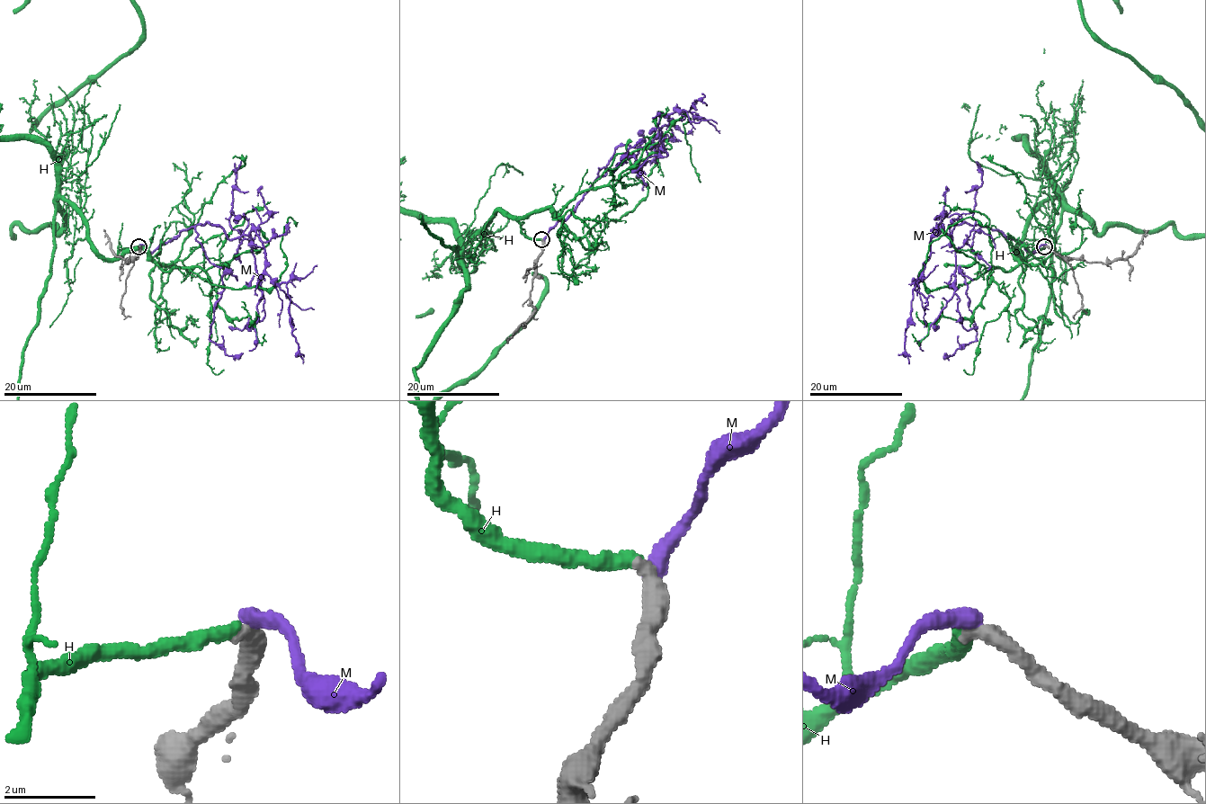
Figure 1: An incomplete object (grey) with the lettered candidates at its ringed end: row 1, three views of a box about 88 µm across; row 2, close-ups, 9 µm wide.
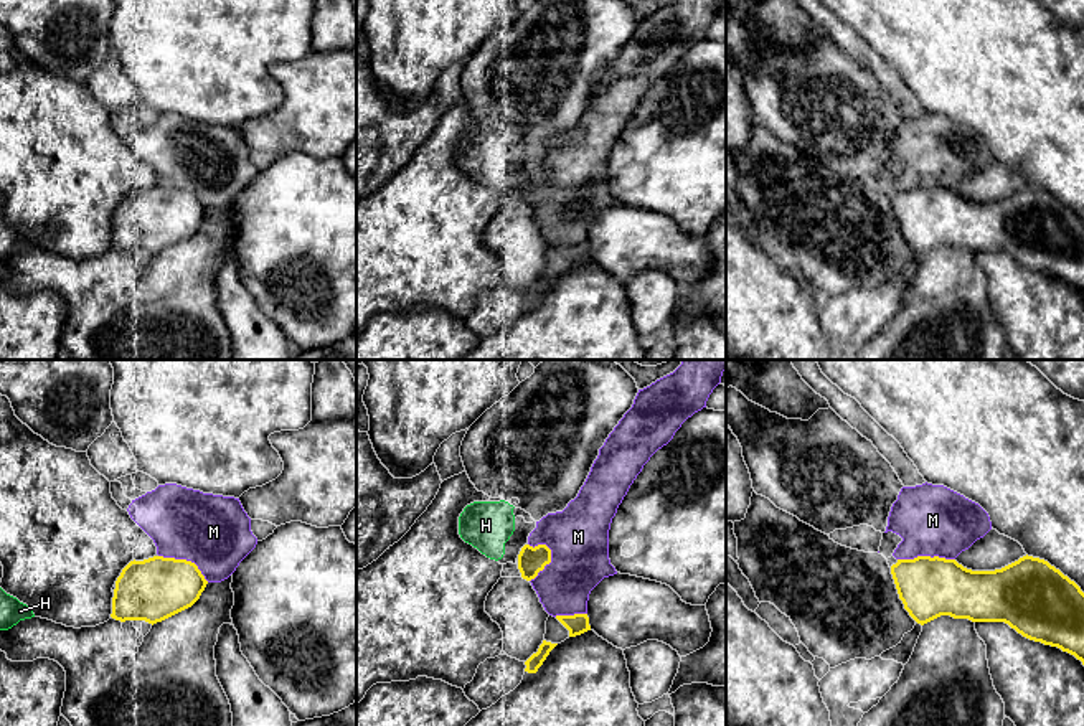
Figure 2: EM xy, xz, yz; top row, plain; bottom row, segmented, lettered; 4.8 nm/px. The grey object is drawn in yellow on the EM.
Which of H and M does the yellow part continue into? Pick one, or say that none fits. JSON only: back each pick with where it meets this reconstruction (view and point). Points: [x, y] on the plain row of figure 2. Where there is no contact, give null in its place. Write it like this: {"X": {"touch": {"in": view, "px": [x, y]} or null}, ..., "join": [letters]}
{"H": {"touch": null}, "join": ["H"]}

